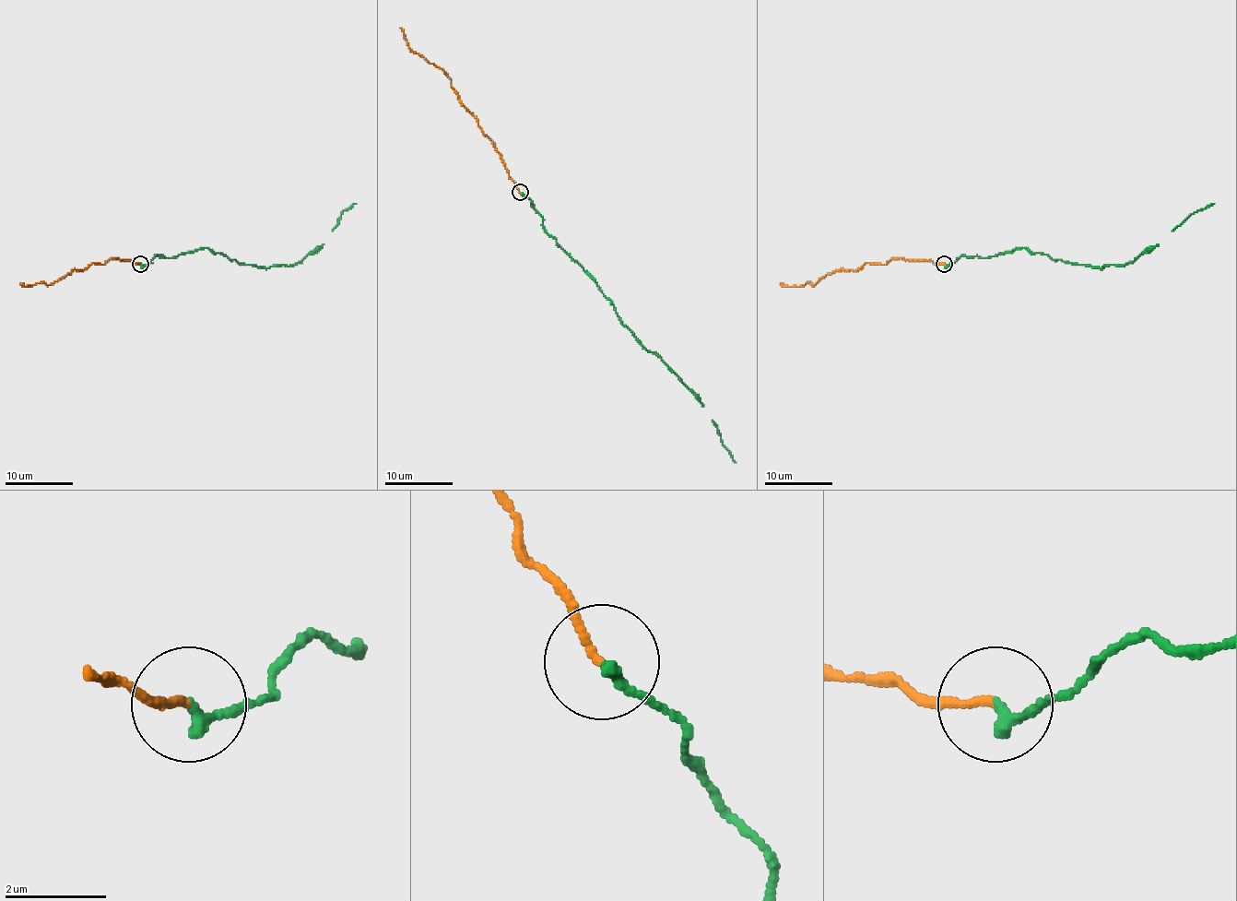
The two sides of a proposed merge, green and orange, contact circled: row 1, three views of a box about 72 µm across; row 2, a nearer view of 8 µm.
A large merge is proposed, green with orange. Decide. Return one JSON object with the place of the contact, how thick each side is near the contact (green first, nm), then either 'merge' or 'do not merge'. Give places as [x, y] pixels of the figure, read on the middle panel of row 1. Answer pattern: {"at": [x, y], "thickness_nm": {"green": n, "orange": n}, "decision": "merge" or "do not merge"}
{"at": [520, 192], "thickness_nm": {"green": 240, "orange": 140}, "decision": "merge"}

